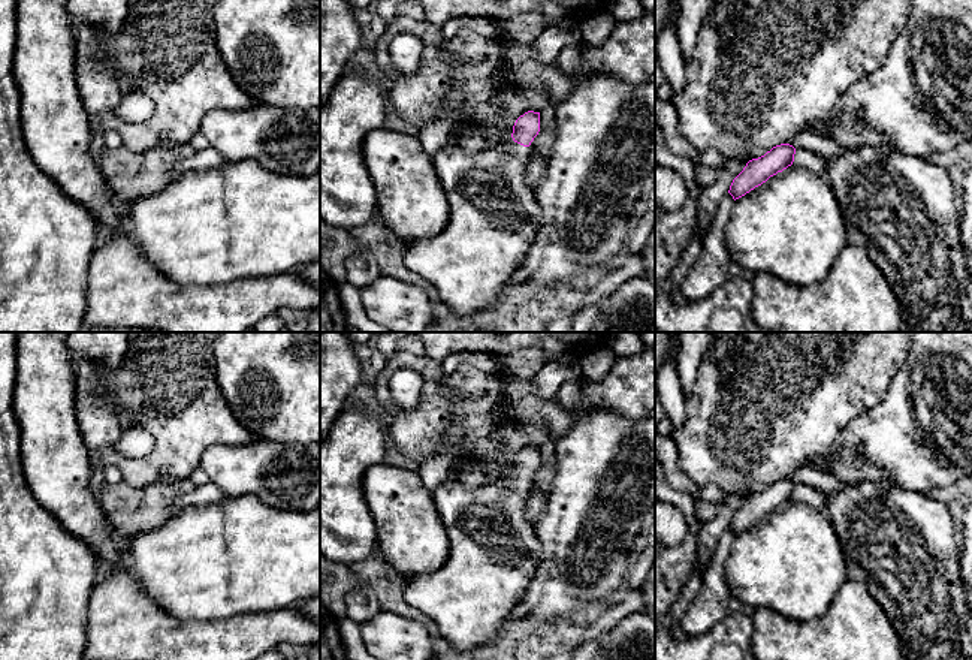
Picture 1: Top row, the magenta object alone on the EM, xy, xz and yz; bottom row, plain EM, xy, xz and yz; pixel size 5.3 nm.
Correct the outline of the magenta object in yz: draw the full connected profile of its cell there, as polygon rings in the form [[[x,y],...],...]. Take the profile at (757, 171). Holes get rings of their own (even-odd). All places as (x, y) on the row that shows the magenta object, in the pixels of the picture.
[[[790,144],[773,147],[764,156],[752,159],[743,171],[733,180],[728,193],[739,199],[766,183],[770,177],[782,172],[794,162],[796,148]]]

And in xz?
[[[540,112],[520,115],[511,141],[467,153],[452,145],[434,159],[450,214],[447,226],[437,235],[407,244],[404,265],[438,292],[440,301],[459,316],[473,316],[489,308],[511,289],[511,277],[520,268],[541,224],[535,189],[526,180],[529,145],[540,132]]]

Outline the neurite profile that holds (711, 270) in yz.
[[[727,193],[713,207],[713,219],[703,239],[701,253],[680,286],[688,301],[710,295],[730,278],[728,266],[733,259],[725,244],[725,226],[733,205],[734,199]]]

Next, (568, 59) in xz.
[[[565,45],[558,54],[556,63],[567,76],[577,76],[580,72],[580,45]]]

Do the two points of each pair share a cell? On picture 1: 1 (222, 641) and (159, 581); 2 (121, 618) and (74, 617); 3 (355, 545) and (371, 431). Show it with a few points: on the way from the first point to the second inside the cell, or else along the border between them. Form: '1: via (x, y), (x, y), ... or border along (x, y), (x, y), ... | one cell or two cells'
1: border along (165, 611), (183, 620), (220, 620), (234, 615) | two cells
2: border along (94, 582), (87, 605), (84, 644) | two cells
3: via (349, 517), (349, 460) | one cell

